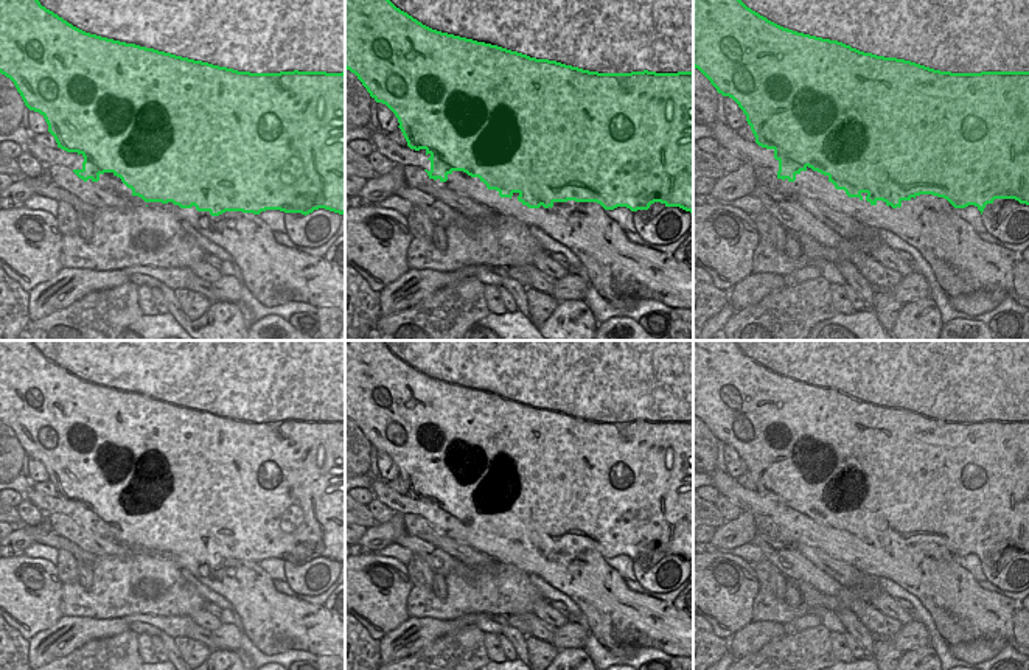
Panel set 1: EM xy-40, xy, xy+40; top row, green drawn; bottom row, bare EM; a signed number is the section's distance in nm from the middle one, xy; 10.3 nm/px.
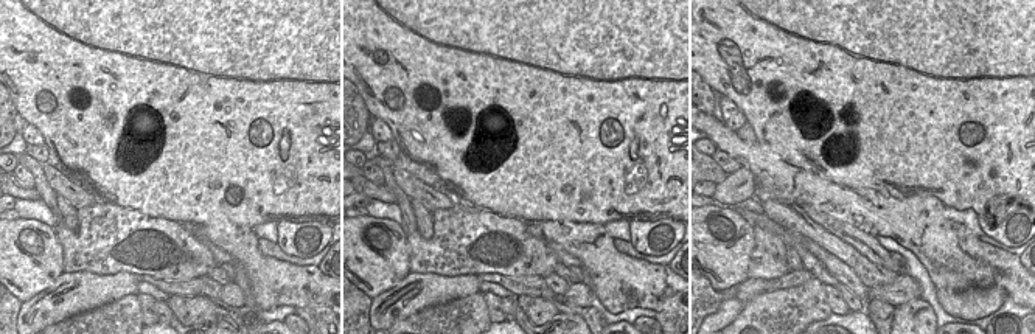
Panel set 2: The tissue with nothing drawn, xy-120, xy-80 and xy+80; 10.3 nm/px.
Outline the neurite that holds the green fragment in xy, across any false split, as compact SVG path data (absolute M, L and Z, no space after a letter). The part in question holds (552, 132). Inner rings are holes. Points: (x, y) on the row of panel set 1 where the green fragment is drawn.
M345 0L345 68L358 76L376 103L385 104L398 118L399 129L410 149L424 149L431 169L429 179L446 182L454 171L479 177L501 197L518 193L518 201L528 208L552 208L555 202L597 202L605 210L626 207L631 211L648 210L651 204L679 207L693 213L693 0Z

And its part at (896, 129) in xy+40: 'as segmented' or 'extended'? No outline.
extended

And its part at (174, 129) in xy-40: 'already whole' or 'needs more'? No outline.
needs more

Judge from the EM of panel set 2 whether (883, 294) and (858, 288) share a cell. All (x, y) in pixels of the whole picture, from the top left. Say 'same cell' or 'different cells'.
different cells

